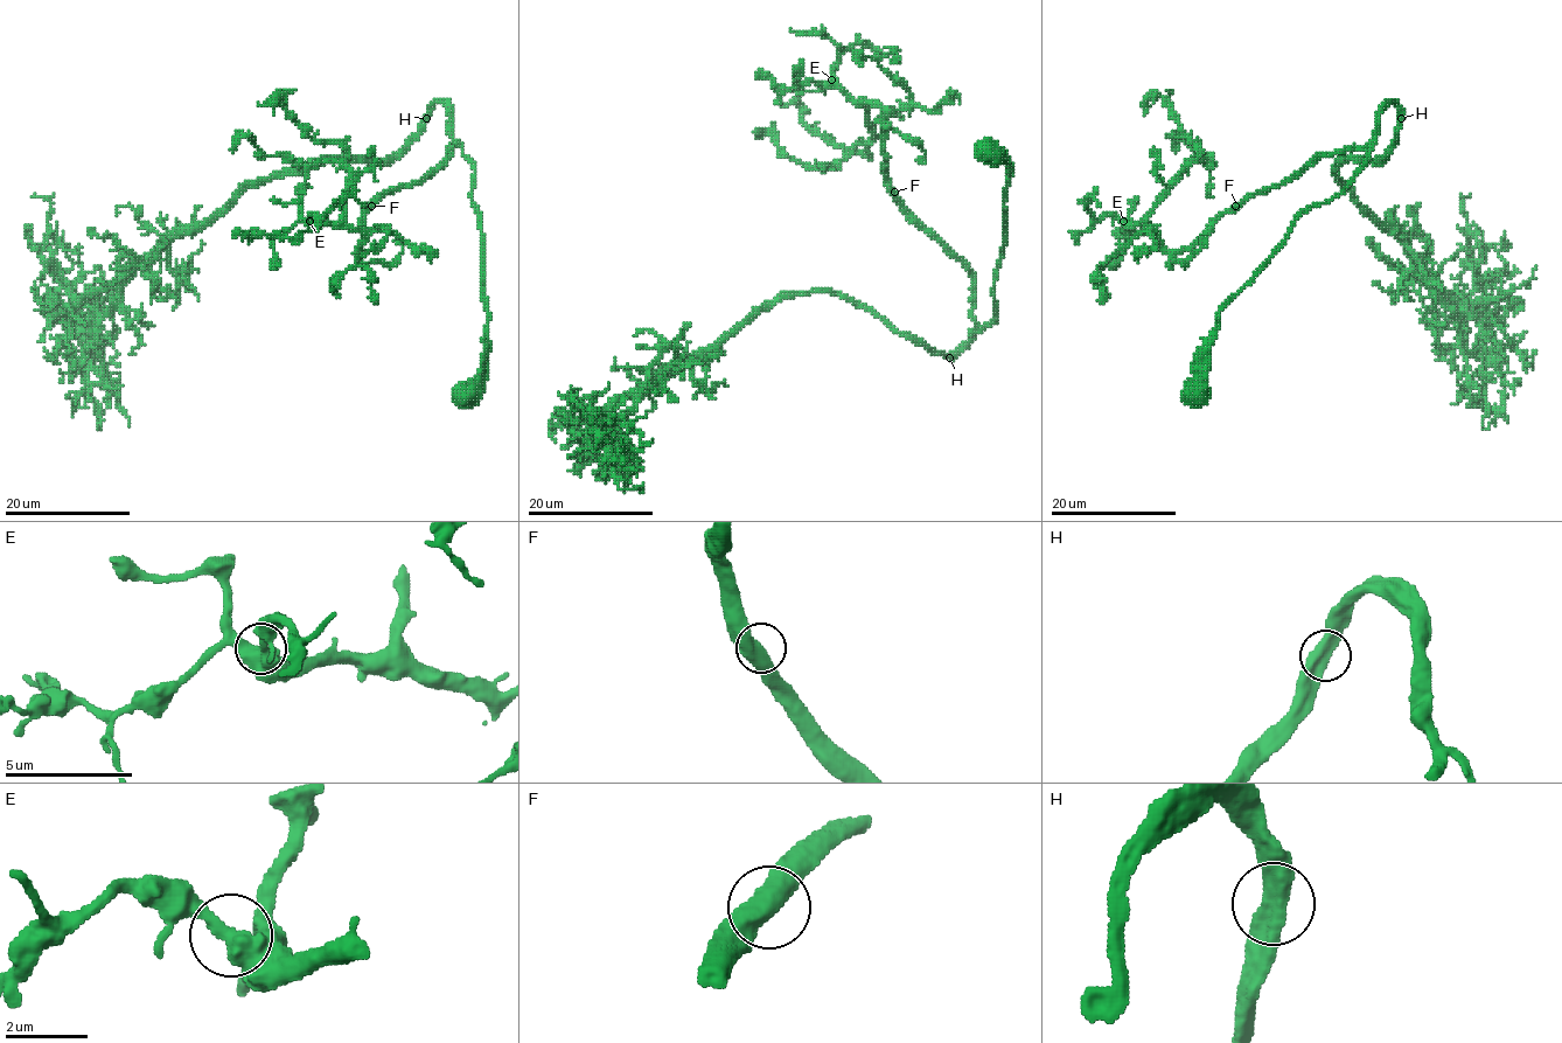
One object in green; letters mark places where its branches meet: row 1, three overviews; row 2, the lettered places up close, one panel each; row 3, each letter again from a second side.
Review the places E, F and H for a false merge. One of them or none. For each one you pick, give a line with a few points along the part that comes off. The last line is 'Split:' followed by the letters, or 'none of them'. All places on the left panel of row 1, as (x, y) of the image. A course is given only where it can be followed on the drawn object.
Split: none of them

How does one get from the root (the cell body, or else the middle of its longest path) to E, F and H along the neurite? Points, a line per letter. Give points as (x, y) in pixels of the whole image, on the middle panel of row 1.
E: (989, 150), (1009, 161), (1009, 186), (996, 315), (981, 328), (973, 276), (890, 186), (886, 111), (831, 80)
F: (989, 150), (1009, 161), (1009, 186), (996, 315), (981, 328), (973, 276), (894, 192)
H: (989, 150), (998, 150), (1009, 161), (1004, 251), (994, 287), (996, 315), (949, 356)

